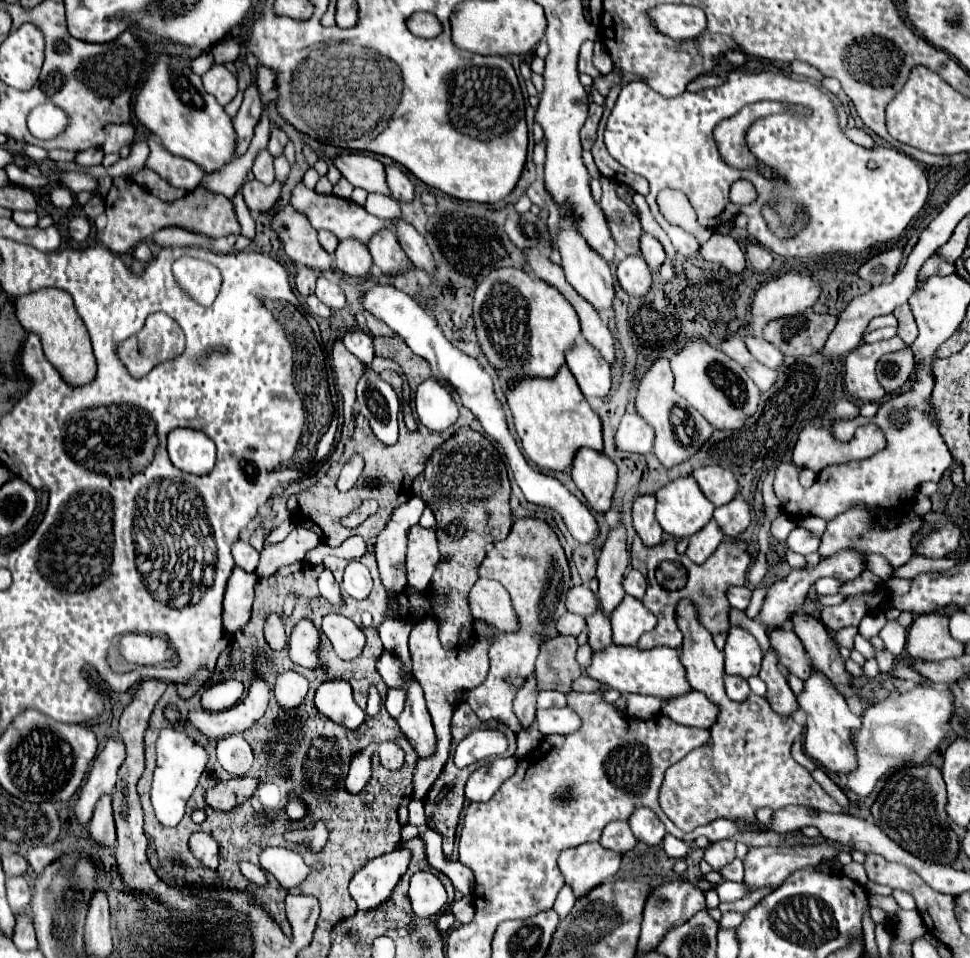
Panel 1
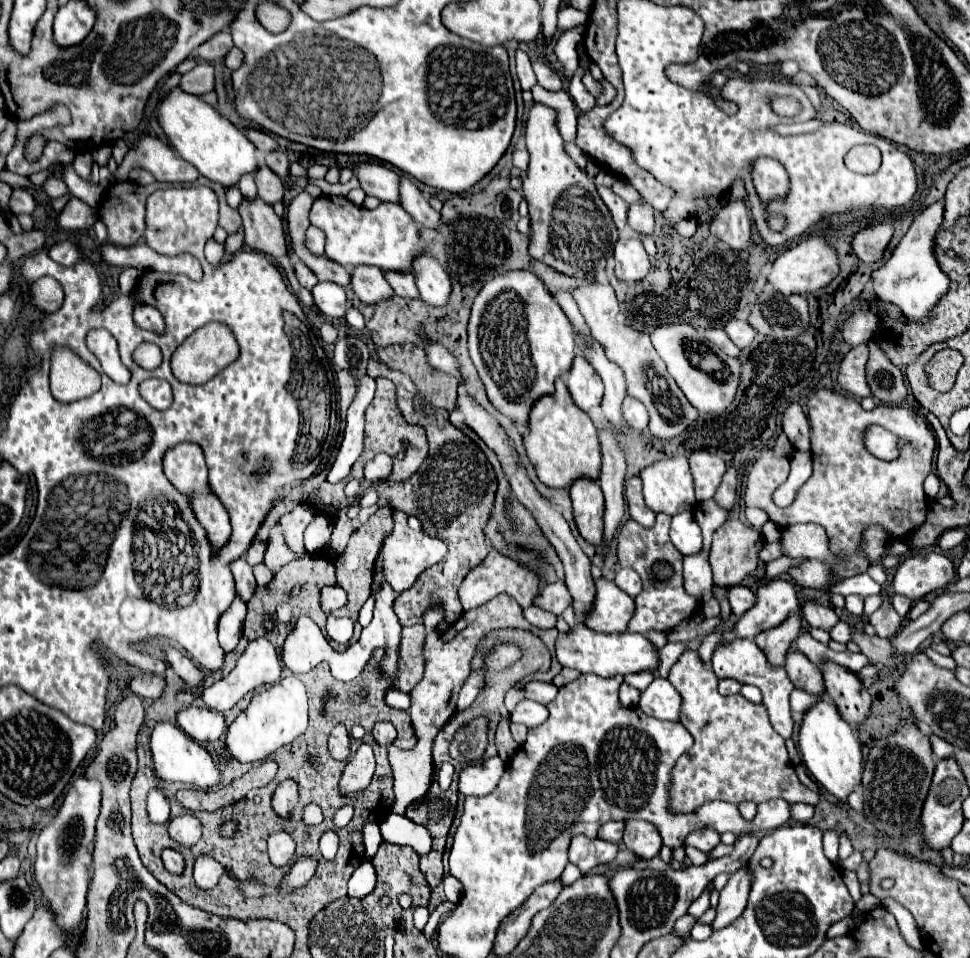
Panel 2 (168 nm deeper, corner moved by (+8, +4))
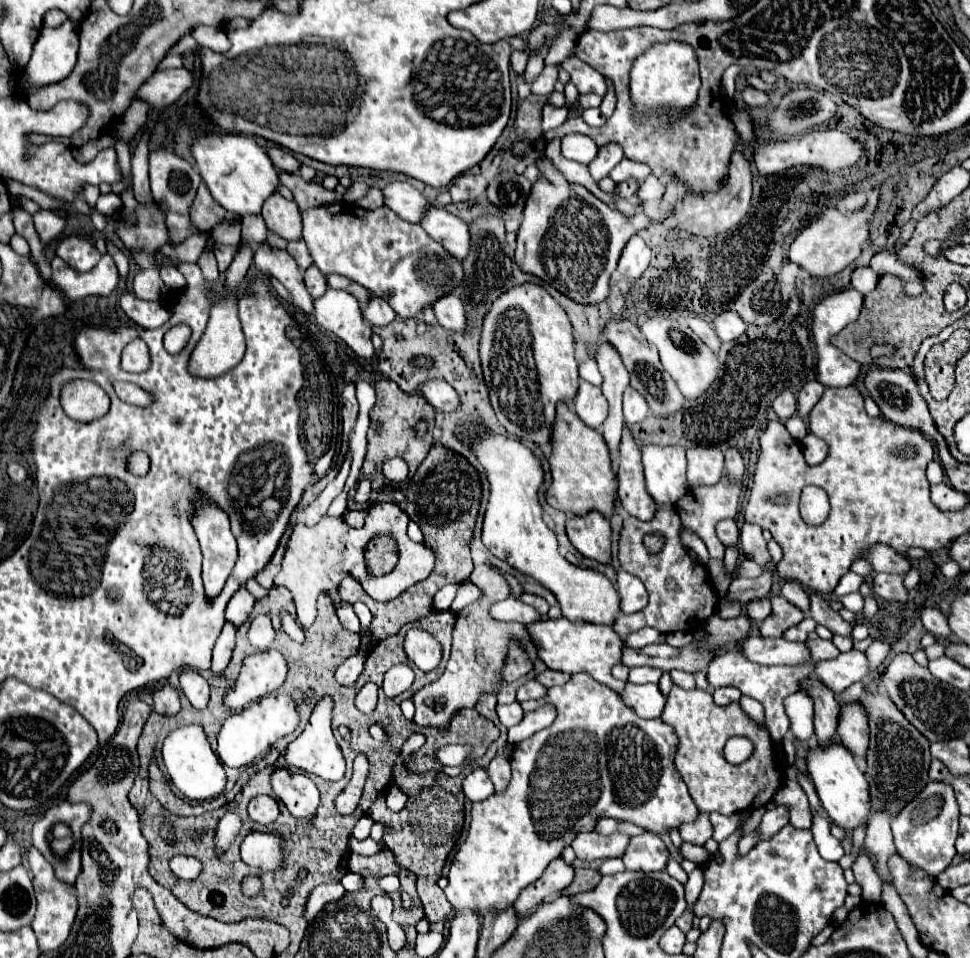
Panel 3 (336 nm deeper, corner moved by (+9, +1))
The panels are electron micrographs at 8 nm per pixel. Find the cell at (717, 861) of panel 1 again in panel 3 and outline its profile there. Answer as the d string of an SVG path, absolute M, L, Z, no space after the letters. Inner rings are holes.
M700 811L700 819L696 819L696 823L682 823L678 831L680 831L682 841L704 845L712 837L712 823L708 819L708 813Z

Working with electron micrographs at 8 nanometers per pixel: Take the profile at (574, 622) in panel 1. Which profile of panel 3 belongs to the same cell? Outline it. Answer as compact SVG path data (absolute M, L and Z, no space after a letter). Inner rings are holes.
M506 597L498 603L494 603L490 607L490 615L496 621L518 621L522 625L528 625L528 623L534 623L540 619L540 615L536 613L534 607L520 603L520 599L516 599L516 597Z

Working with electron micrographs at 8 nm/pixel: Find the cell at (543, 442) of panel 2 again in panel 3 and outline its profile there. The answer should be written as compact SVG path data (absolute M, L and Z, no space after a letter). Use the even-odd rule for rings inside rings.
M558 403L556 427L552 429L552 455L548 457L552 471L552 487L546 493L548 505L558 511L584 517L590 511L598 511L606 519L612 517L616 505L616 473L612 469L612 459L608 447L596 431L582 423L582 419L572 413L566 403Z

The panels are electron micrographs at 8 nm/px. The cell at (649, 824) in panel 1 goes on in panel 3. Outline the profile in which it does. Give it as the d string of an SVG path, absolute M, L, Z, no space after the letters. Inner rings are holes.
M642 833L632 837L622 859L630 871L662 871L670 859L670 851L658 835Z

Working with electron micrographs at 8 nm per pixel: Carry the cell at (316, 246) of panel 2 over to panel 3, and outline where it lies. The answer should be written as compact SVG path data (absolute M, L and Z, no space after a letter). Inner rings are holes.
M302 239L300 241L294 241L294 243L288 243L288 249L286 251L292 255L292 259L298 263L298 267L302 271L306 271L312 265L312 257L310 257L310 253L306 249L306 243Z

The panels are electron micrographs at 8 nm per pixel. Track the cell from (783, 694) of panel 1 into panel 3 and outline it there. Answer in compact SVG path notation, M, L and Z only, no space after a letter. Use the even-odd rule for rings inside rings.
M776 595L770 601L772 601L772 613L760 625L760 635L762 637L782 637L782 633L788 627L800 623L806 617L806 613L802 609L798 609L796 605L786 601L782 595Z

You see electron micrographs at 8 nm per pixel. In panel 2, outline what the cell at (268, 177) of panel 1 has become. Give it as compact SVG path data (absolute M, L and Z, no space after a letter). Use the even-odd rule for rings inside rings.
M261 164L261 168L257 168L255 184L257 184L259 196L267 204L275 204L277 200L283 198L283 184L281 184L279 176L275 172L271 172L269 168L265 168L265 164Z

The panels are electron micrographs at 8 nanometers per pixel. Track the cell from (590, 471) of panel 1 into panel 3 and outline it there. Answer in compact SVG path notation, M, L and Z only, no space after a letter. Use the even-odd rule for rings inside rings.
M592 511L584 517L572 517L566 521L566 533L570 543L584 557L610 565L612 563L612 529L608 519Z

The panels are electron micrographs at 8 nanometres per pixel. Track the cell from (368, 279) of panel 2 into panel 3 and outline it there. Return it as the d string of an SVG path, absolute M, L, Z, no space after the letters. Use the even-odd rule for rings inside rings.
M372 295L370 303L362 307L362 311L364 311L364 319L370 325L378 325L378 327L386 327L396 319L396 313L392 311L392 307L382 297L376 297L376 295Z

